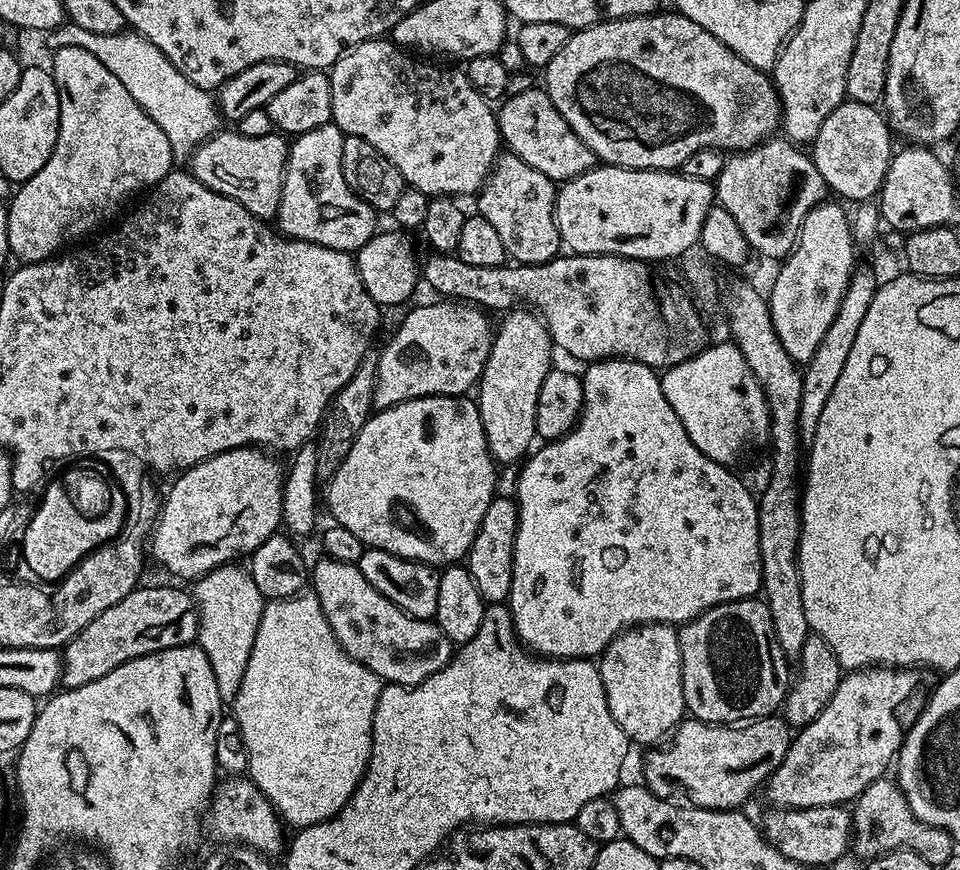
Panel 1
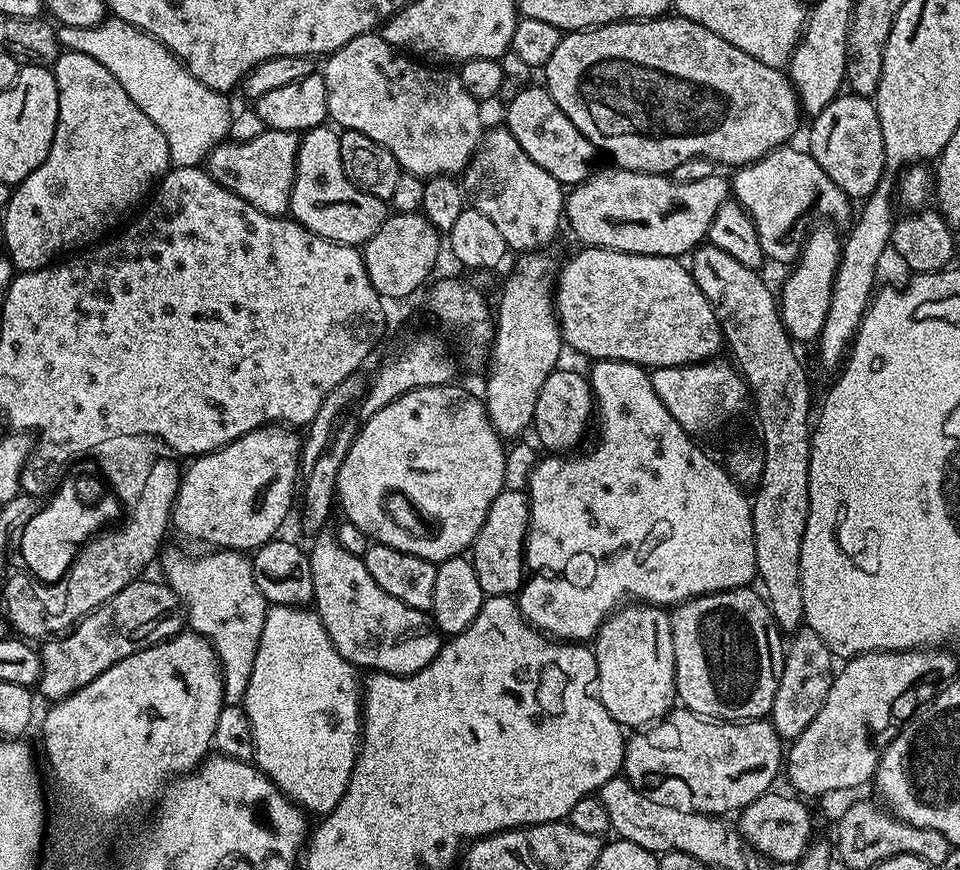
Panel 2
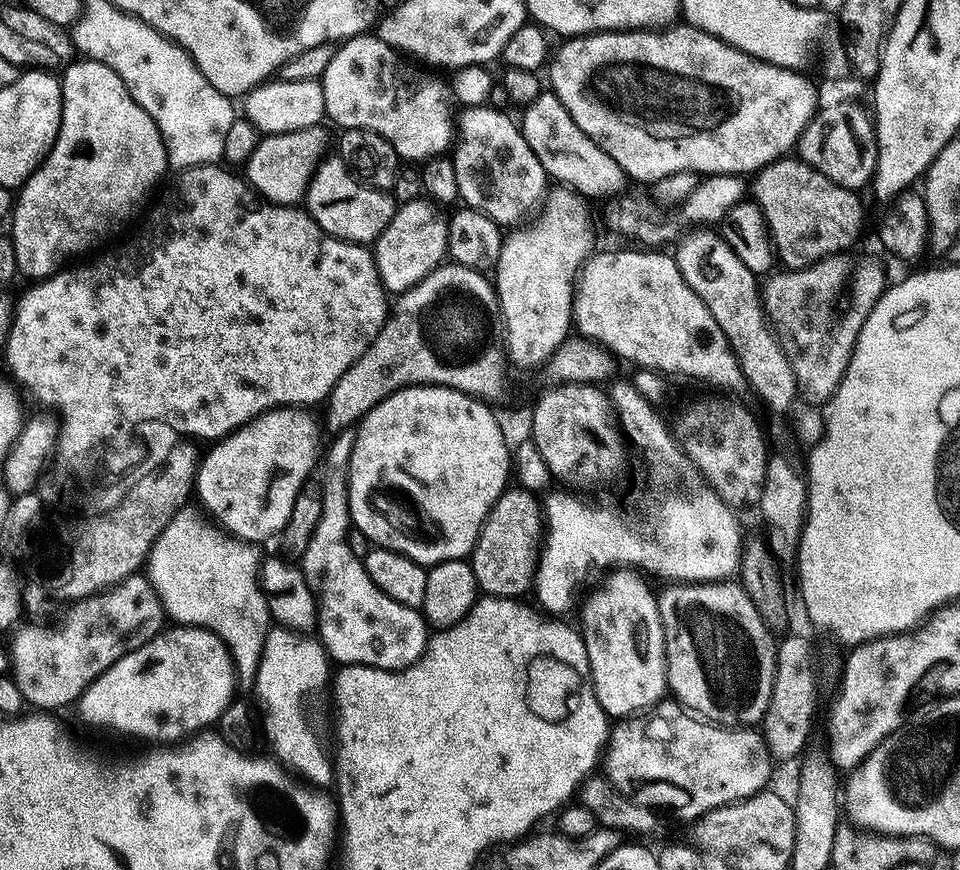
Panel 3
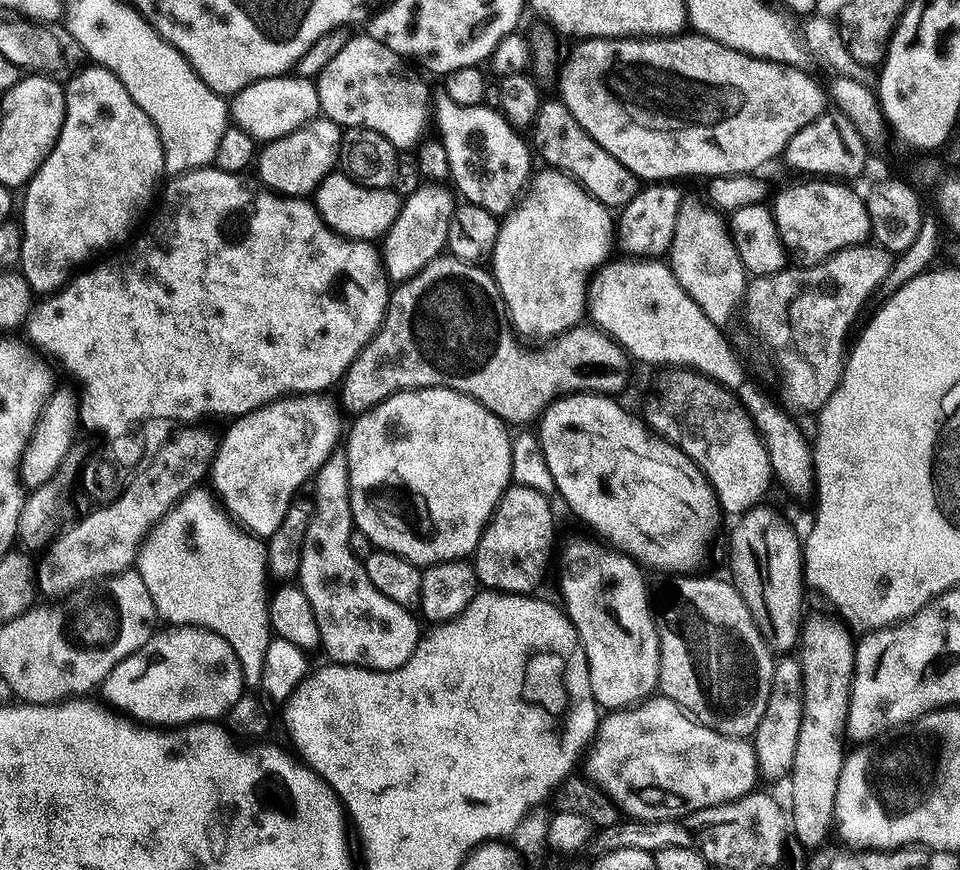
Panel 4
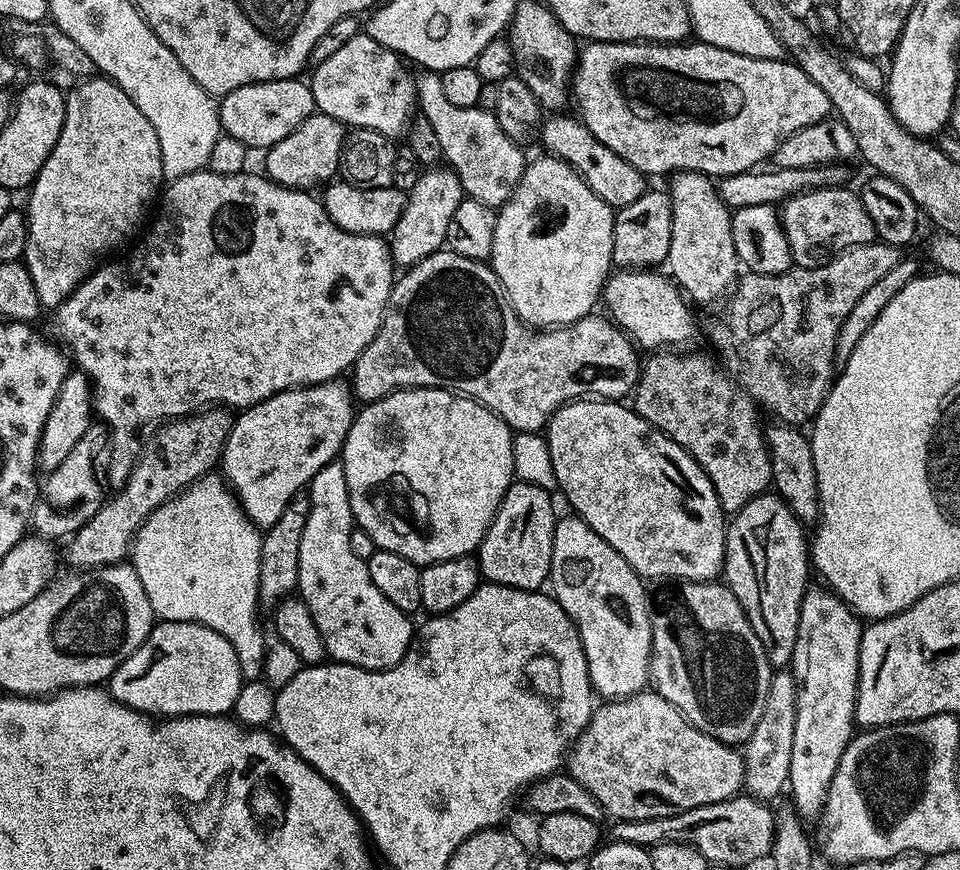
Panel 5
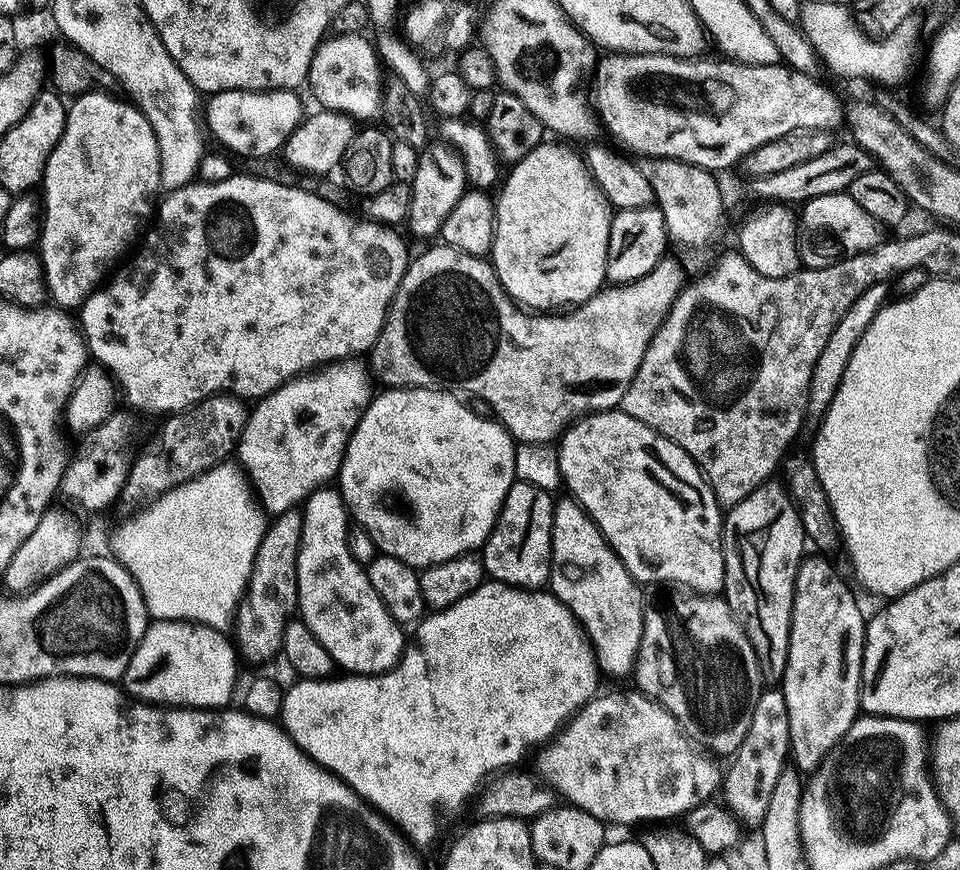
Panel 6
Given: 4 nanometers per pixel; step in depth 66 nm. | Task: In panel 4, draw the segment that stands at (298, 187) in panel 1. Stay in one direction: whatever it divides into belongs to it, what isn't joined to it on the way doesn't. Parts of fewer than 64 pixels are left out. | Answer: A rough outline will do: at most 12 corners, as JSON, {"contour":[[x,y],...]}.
{"contour":[[333,170],[314,203],[339,236],[376,242],[402,197]]}

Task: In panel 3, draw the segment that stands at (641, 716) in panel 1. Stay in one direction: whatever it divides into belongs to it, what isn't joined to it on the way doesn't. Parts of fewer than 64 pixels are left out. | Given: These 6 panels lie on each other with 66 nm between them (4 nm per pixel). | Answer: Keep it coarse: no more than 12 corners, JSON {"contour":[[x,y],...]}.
{"contour":[[639,573],[584,610],[592,689],[609,718],[668,687],[664,627]]}

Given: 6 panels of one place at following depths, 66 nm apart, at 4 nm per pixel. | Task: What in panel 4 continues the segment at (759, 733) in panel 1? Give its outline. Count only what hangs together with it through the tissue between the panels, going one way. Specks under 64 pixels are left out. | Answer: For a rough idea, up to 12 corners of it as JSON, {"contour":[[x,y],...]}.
{"contour":[[657,695],[599,721],[591,783],[680,820],[757,787],[756,745]]}

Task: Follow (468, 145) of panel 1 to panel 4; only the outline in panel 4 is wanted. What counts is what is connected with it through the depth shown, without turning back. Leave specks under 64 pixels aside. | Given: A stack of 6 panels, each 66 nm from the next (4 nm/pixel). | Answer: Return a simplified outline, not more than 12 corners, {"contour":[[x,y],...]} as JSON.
{"contour":[[367,34],[314,83],[320,111],[398,150],[430,128],[428,84]]}

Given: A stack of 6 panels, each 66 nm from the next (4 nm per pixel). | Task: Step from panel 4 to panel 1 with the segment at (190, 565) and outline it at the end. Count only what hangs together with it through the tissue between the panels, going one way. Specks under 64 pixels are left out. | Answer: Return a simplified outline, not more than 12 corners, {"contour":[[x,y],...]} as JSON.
{"contour":[[223,564],[194,584],[198,647],[236,701],[266,598]]}

